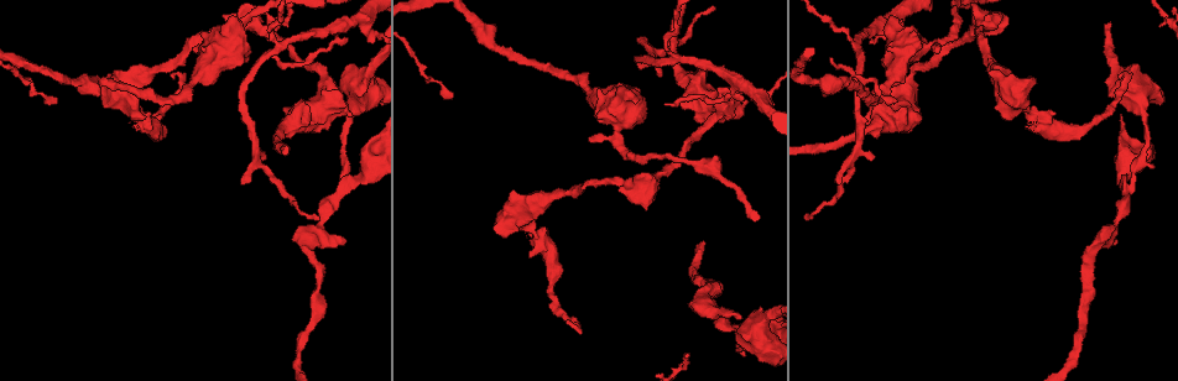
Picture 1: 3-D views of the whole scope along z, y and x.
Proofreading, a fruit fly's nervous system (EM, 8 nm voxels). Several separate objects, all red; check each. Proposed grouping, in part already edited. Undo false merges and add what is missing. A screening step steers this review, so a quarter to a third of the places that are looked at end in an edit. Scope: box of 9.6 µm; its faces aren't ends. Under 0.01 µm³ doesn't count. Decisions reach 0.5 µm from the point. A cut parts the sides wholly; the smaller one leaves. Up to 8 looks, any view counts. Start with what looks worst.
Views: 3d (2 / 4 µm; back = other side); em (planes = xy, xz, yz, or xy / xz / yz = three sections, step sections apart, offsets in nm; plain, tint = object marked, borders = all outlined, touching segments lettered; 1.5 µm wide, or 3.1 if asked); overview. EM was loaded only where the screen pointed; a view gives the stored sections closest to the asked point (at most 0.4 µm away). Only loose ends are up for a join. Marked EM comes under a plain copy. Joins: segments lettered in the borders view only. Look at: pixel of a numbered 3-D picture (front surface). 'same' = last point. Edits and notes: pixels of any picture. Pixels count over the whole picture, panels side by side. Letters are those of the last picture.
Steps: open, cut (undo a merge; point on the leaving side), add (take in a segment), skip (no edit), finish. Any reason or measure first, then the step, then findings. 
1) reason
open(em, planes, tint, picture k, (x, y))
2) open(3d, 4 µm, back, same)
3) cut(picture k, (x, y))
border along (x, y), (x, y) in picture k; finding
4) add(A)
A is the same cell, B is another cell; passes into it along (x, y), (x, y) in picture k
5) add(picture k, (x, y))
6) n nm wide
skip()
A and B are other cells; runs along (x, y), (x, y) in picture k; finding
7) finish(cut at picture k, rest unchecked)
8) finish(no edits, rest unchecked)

end of a long branch
open(3d, 2 µm, picture 1, (568, 320))

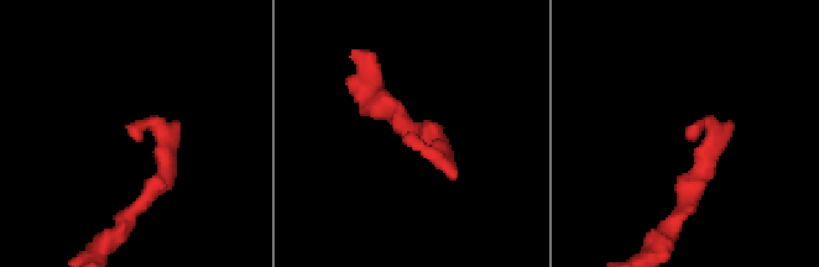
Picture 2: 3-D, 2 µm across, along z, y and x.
need the tissue
open(em, xy, step 8, borders, picture 2, (130, 132))

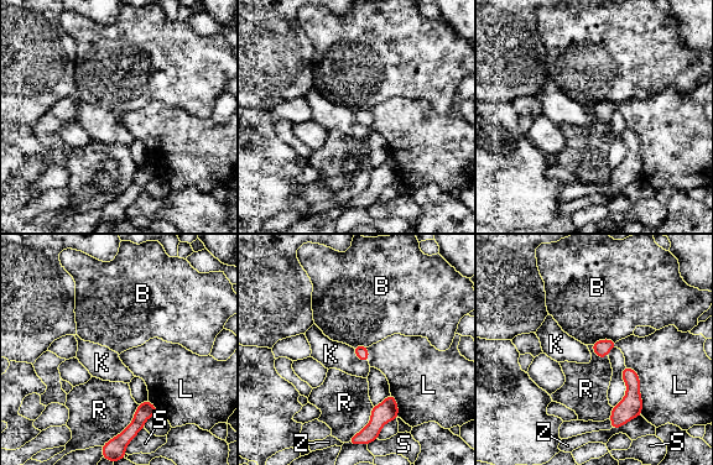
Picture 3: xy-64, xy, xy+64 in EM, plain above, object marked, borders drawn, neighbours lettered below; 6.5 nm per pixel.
another direction
open(em, planes, borders, same)

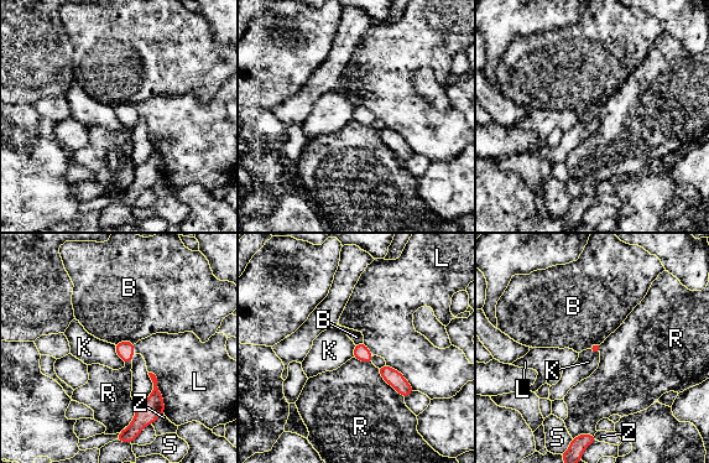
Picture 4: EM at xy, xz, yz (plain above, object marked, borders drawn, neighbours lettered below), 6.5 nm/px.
skip()
B, K, L, R, S and Z are other cells; no lettered segment goes on from it

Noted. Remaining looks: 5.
an open end
open(3d, 2 µm, back, picture 1, (263, 158))

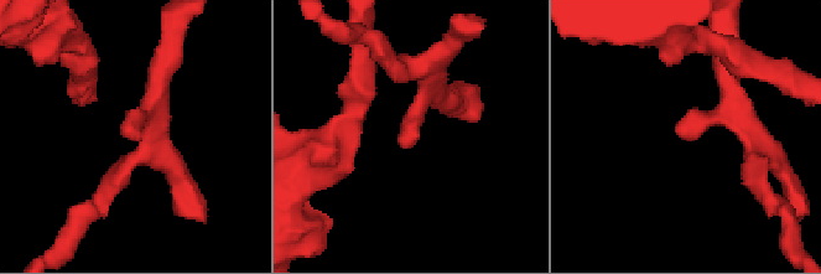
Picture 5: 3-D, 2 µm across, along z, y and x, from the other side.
need the tissue
open(em, yz, step 4, tint, picture 5, (407, 145))

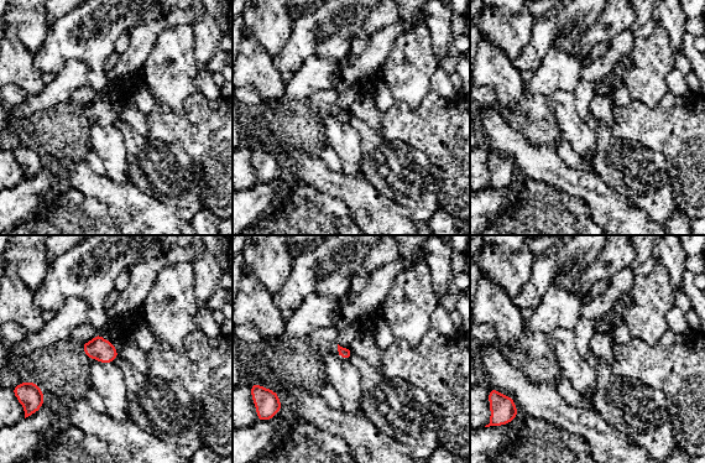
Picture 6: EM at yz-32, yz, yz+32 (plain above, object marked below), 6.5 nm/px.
open(em, xz, step 8, borders, same)

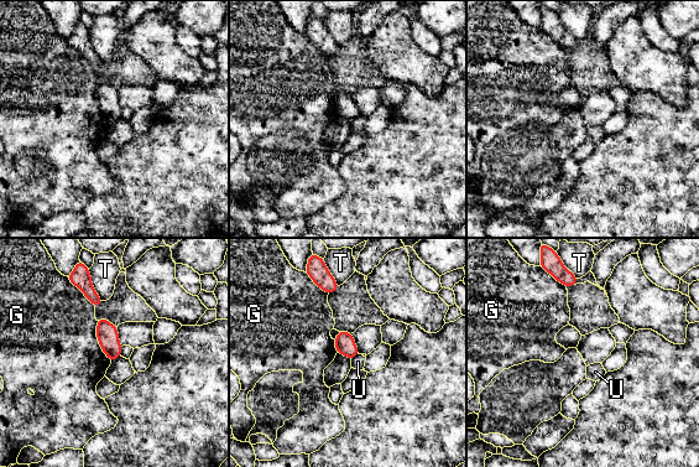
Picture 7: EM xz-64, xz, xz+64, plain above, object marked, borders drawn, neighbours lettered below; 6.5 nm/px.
G touches over 280 nm
skip()
G, T and U are other cells; border along (97, 321), (98, 344), (110, 362) in picture 7; no lettered segment goes on from it

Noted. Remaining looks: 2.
side arm on a straight run
open(em, planes, borders, picture 1, (680, 57))

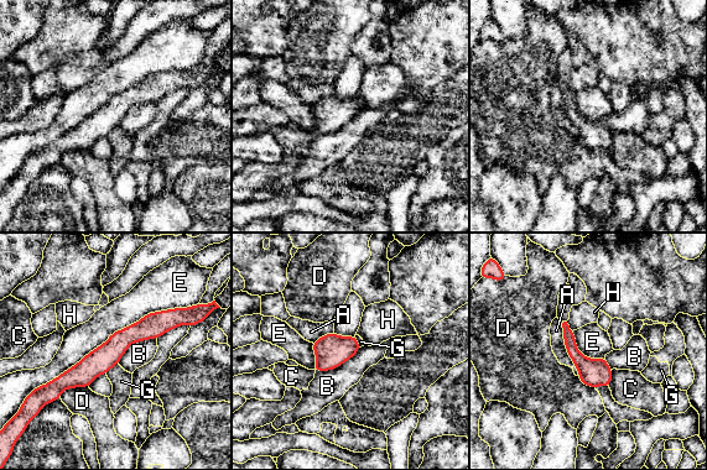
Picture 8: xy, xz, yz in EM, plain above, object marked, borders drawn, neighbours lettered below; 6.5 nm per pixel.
skip()
A, B, C, D, E, G and H are other cells; one neuron here

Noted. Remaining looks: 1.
finish(no edits, rest unchecked)

